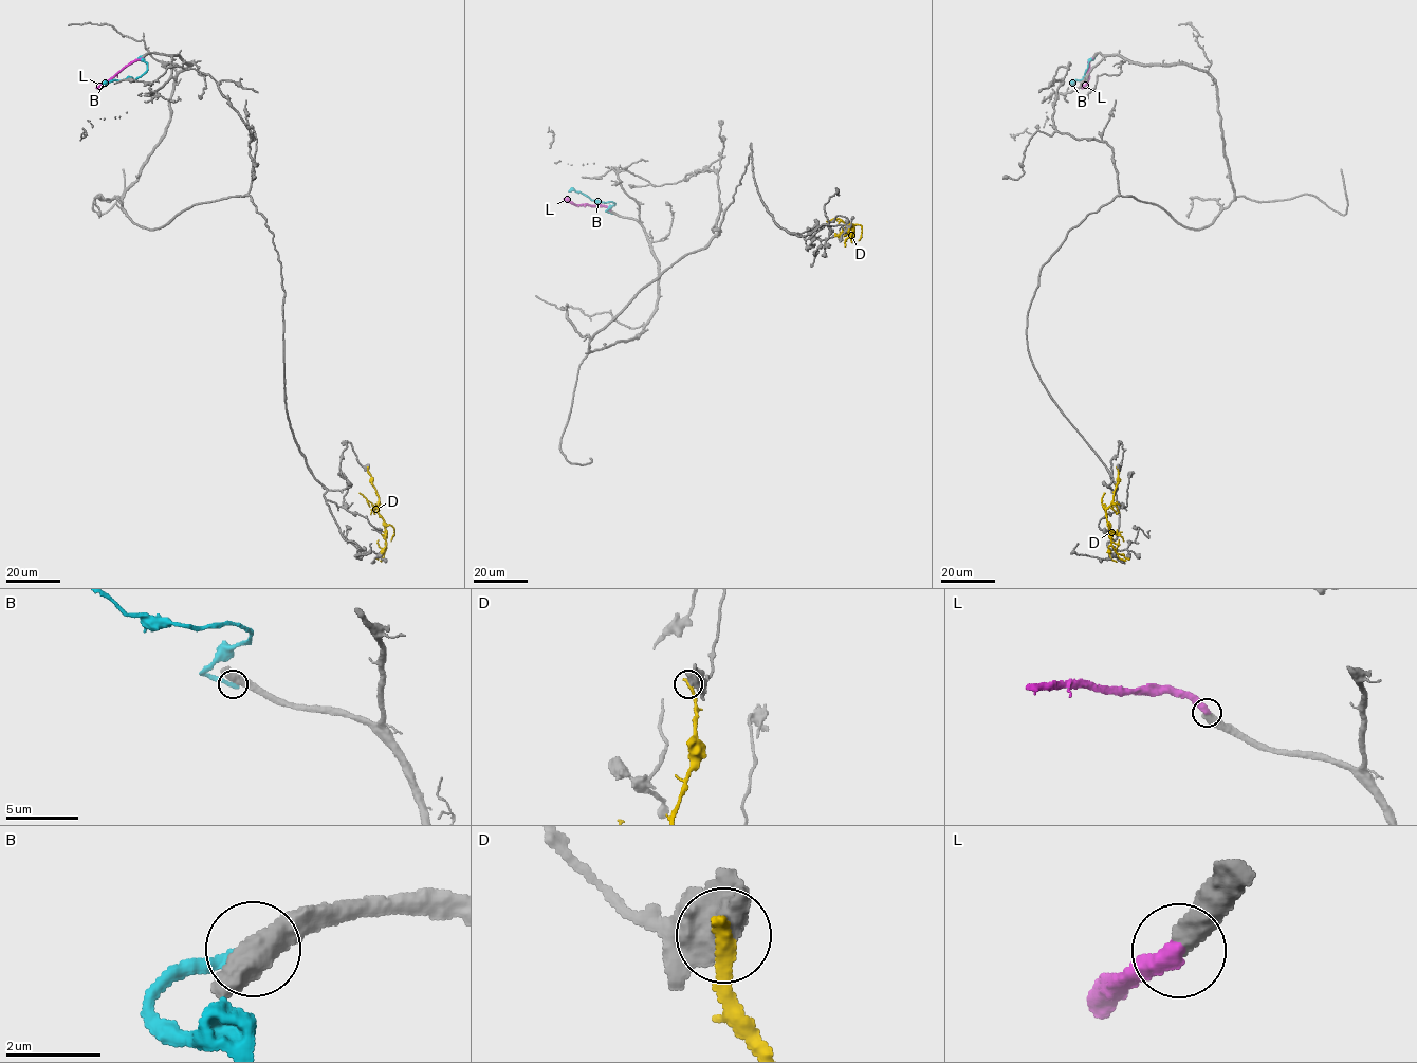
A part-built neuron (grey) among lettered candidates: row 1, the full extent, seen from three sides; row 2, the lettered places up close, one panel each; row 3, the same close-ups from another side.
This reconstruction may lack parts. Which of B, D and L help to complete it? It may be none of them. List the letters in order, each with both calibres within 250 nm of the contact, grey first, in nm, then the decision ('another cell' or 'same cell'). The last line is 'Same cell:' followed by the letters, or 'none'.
B: 500 nm thick on the grey side, 320 nm on the other; another cell
D: 750 nm thick on the grey side, 340 nm on the other; another cell
L: 480 nm thick on the grey side, 440 nm on the other; same cell
Same cell: L

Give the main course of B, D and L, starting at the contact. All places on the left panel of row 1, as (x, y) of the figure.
B: (144, 55), (139, 58), (146, 65), (143, 74), (135, 79), (100, 83)
D: (367, 468), (379, 497), (379, 514), (386, 531), (386, 551), (378, 559)
L: (143, 57), (131, 61), (96, 88)

